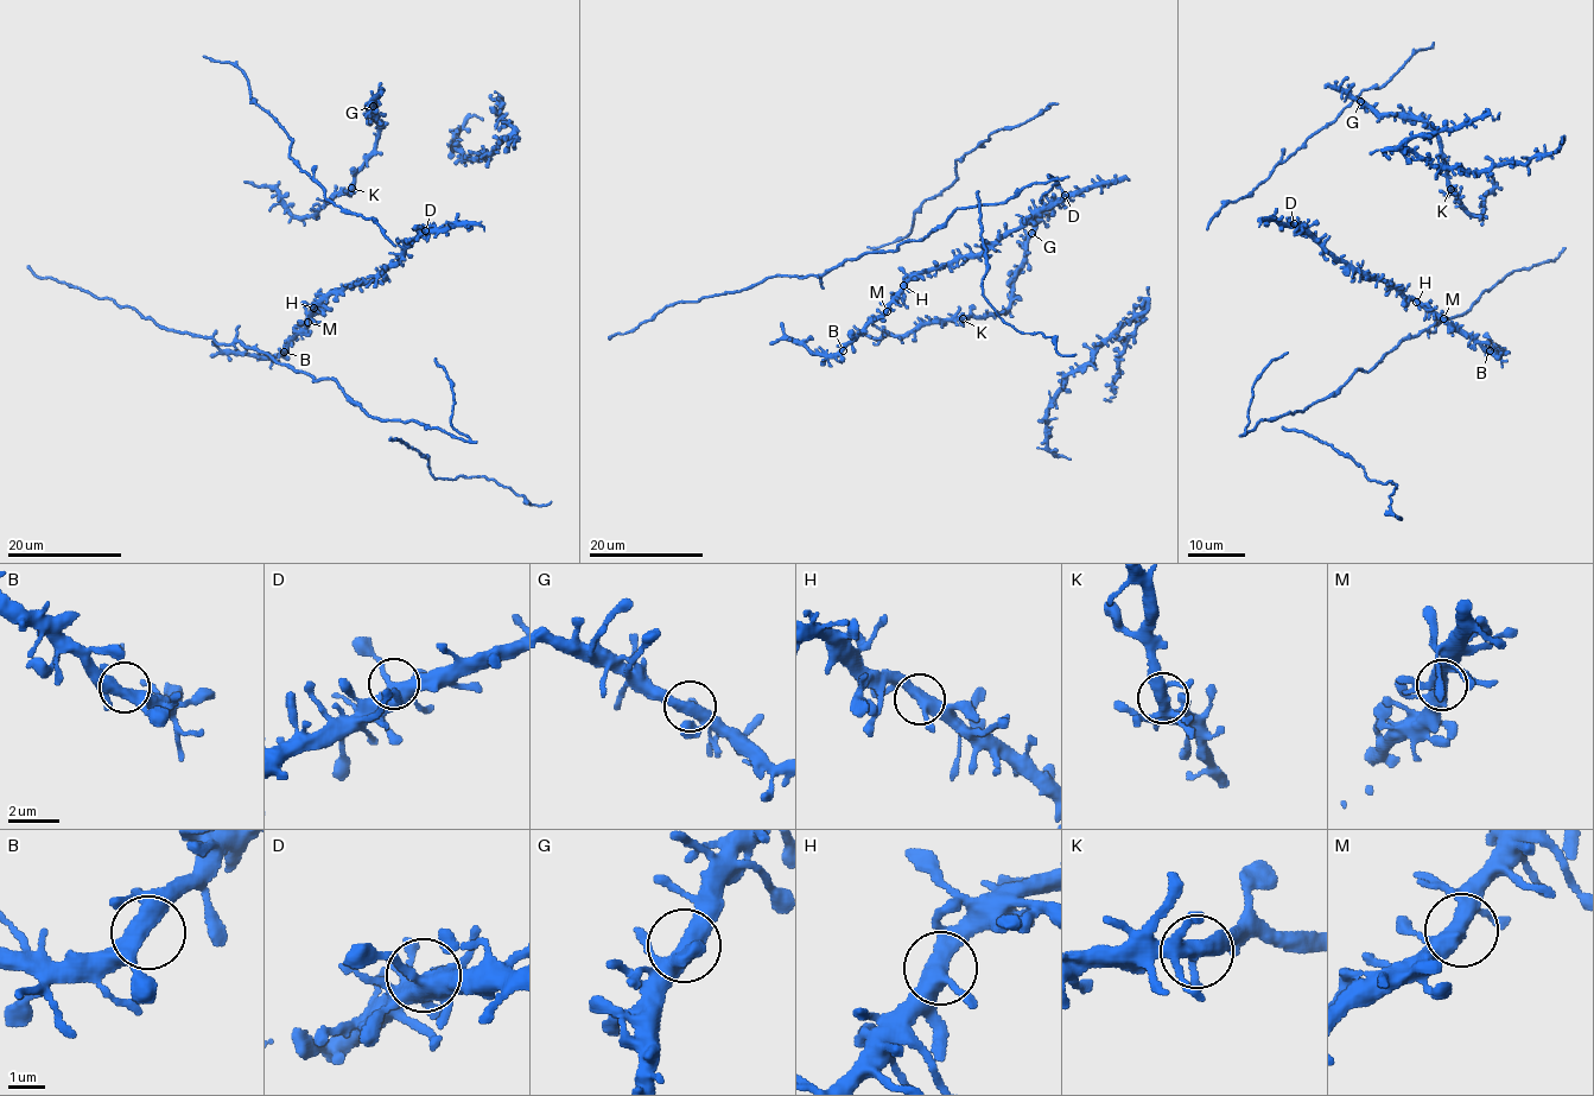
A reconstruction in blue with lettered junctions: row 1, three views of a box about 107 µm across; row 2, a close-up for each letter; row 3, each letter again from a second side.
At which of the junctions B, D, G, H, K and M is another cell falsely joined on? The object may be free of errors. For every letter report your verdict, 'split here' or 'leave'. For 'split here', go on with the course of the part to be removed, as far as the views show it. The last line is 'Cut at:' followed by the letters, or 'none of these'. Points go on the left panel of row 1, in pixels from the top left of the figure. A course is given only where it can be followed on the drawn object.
B: leave
D: leave
G: leave
H: leave
K: leave
M: leave
Cut at: none of these

